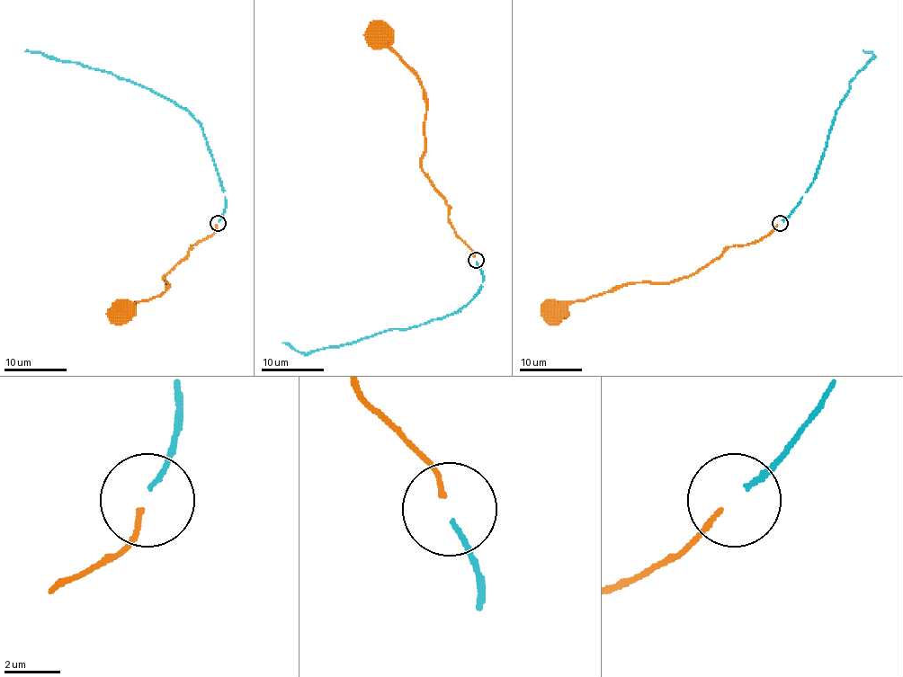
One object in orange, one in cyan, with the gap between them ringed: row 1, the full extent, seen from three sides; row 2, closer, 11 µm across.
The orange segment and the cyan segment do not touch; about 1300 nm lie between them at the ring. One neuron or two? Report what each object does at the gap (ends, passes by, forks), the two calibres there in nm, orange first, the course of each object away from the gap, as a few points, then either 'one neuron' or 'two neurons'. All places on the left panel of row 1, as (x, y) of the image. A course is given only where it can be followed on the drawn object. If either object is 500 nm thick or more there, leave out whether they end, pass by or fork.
orange ends there; cyan ends there; 180 nm thick on the orange side, 180 nm on the other; orange runs (217, 225), (210, 236), (191, 244), (189, 253), (164, 278), (168, 286), (161, 295), (136, 301), (121, 310); cyan runs (219, 220), (225, 208), (223, 187), (219, 181), (203, 128), (187, 111), (148, 89), (111, 73), (24, 51); one neuron

